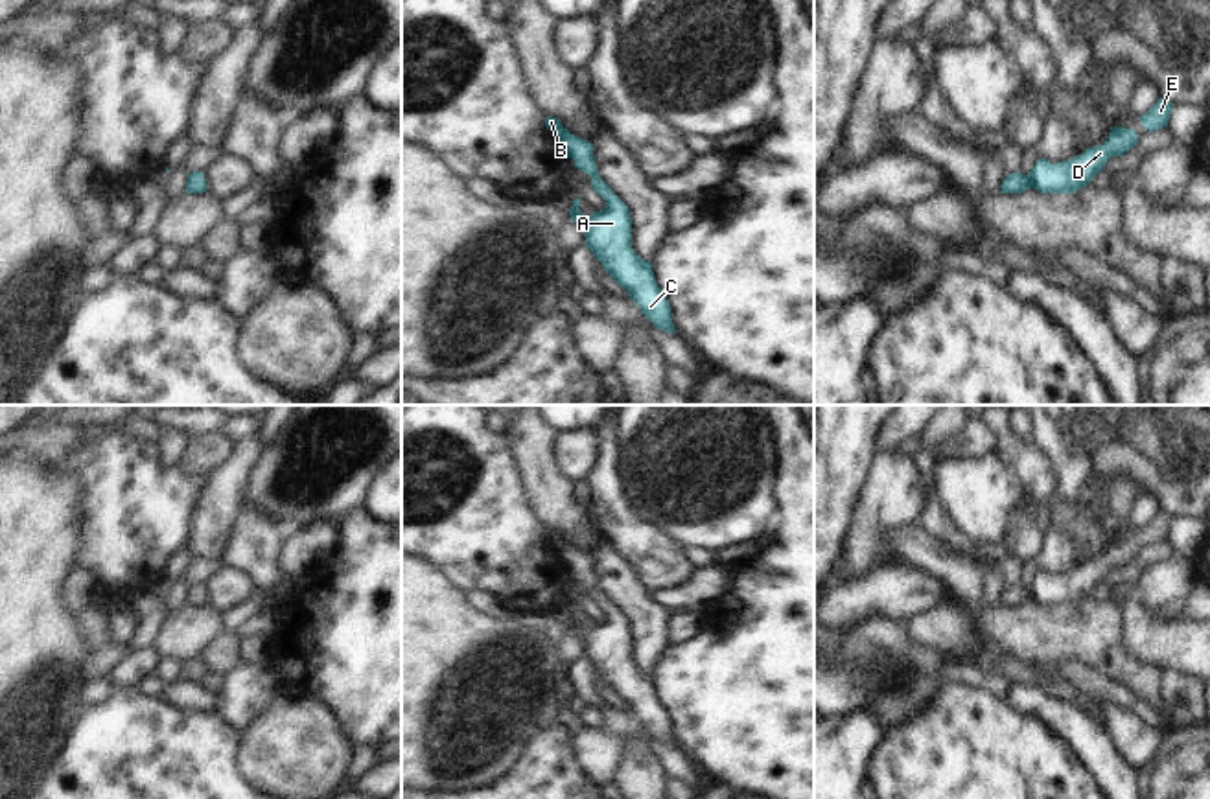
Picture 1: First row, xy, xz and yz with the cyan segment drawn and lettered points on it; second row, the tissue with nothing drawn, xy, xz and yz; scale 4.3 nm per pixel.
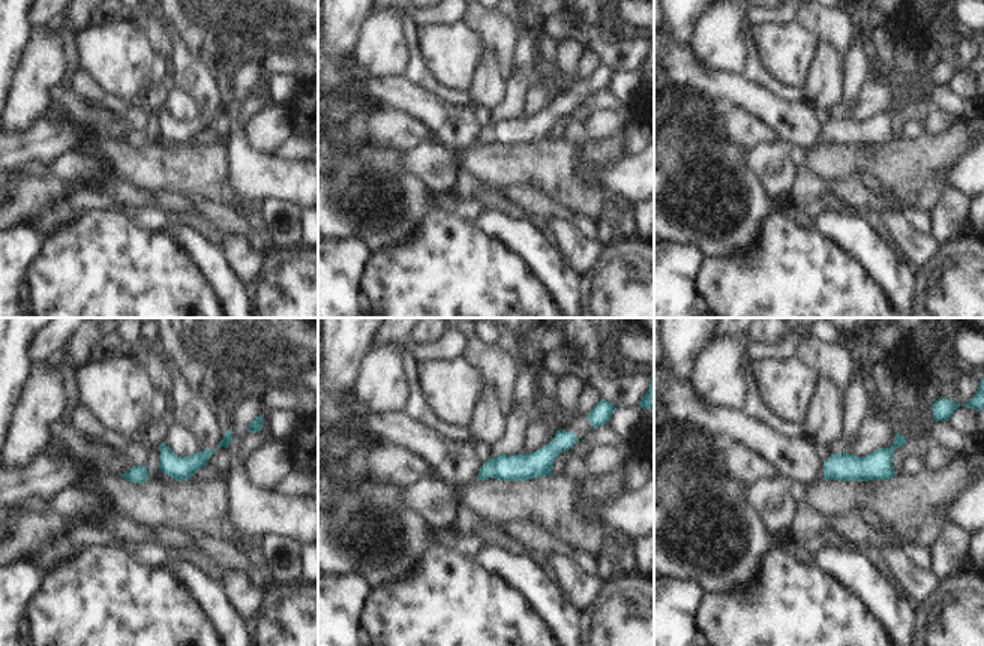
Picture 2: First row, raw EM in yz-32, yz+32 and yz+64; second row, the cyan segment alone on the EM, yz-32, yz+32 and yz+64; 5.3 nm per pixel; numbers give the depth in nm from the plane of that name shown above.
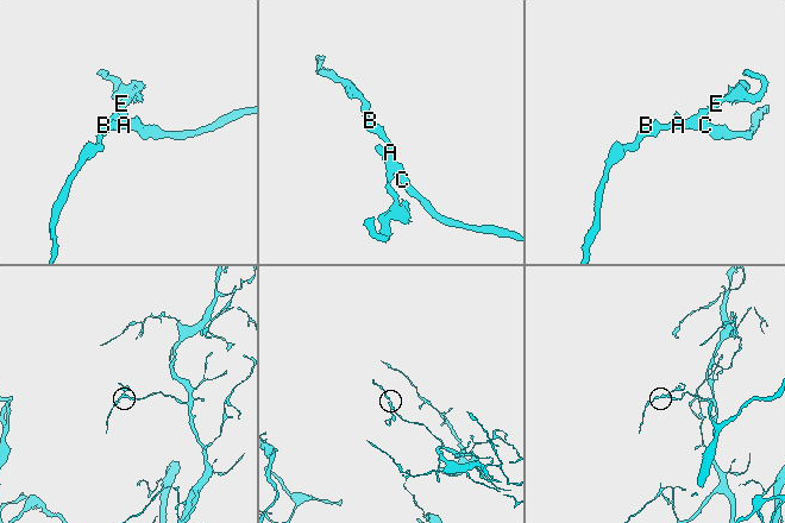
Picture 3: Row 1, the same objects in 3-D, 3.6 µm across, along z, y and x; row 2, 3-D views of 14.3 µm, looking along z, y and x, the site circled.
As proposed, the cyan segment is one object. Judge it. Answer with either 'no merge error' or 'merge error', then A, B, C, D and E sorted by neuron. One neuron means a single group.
no merge error | A B C D E

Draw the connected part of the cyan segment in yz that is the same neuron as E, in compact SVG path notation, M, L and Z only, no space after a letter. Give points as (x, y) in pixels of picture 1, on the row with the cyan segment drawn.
M1158 98L1157 103L1146 114L1142 114L1138 120L1149 133L1153 133L1162 127L1168 127L1171 109L1173 109L1171 101Z

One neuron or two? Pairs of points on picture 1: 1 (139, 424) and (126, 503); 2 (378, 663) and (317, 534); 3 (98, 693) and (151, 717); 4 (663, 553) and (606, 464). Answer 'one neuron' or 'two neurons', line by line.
1: two neurons
2: two neurons
3: two neurons
4: one neuron

